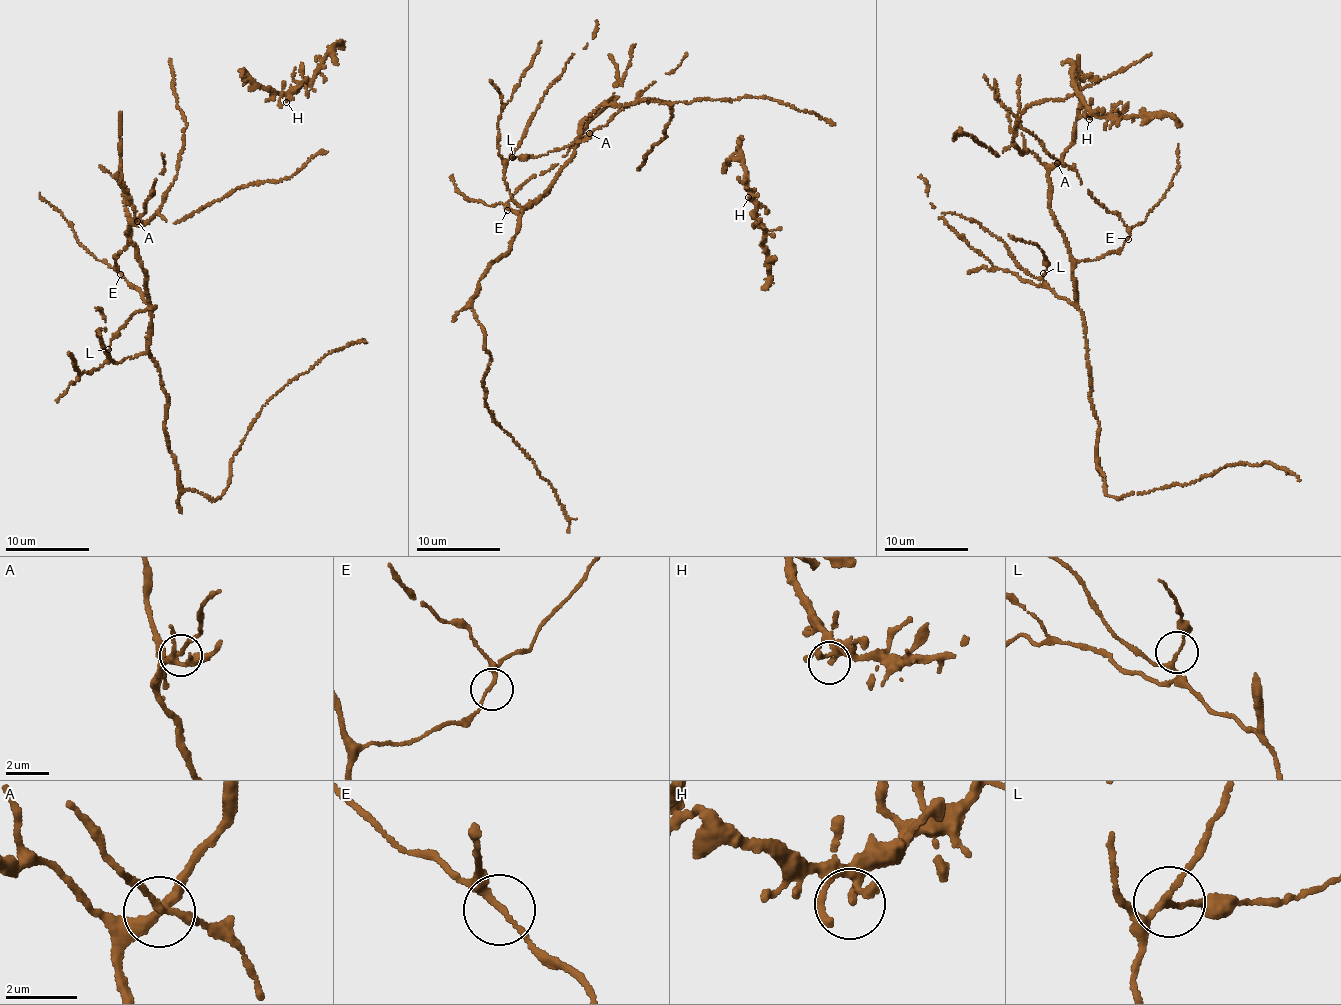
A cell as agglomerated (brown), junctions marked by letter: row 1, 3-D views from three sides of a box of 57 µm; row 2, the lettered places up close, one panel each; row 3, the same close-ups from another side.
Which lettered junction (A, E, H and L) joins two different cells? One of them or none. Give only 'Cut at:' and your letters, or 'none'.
Cut at: none

